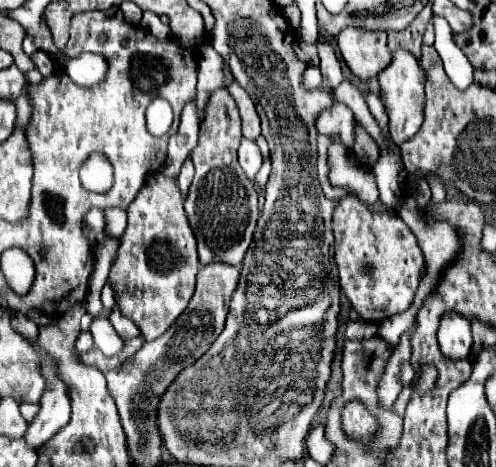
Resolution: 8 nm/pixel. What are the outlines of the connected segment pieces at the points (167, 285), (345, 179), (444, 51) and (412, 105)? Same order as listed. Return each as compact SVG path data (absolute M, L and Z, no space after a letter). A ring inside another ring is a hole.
M162 173L146 181L126 213L128 225L118 239L118 253L110 267L108 283L114 289L120 313L138 325L146 341L152 341L180 317L194 293L200 267L196 237L190 229L178 185L168 181Z
M330 135L332 143L328 147L328 179L332 187L340 187L350 195L358 197L364 205L374 205L380 197L376 177L372 169L362 169L352 163L350 149L342 143L338 135Z
M436 13L432 17L432 21L434 21L434 33L436 33L434 47L444 61L446 75L458 89L470 87L472 85L472 65L466 59L466 55L452 41L452 29L450 29L448 21L444 21L444 17L440 17Z
M398 49L392 57L392 63L378 75L378 83L380 83L378 97L384 103L388 115L388 131L396 145L402 145L420 129L422 111L424 111L424 79L426 79L424 71L418 65L418 61L412 57L412 53L404 49Z

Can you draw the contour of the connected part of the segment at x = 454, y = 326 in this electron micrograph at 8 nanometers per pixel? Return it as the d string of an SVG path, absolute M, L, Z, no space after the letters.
M444 313L438 327L440 351L448 359L466 359L472 349L470 321L460 313Z

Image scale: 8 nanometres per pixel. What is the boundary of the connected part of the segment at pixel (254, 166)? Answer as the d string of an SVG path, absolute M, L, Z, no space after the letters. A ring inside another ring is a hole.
M242 139L240 149L238 149L238 161L240 161L240 167L244 169L246 177L254 179L254 175L258 173L260 165L262 165L262 155L260 155L258 145L250 139Z

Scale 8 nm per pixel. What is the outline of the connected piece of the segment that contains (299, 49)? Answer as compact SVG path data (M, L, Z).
M296 41L294 51L296 51L296 55L298 55L302 61L306 61L308 65L318 65L316 45L308 45L308 43L304 43L304 41Z

